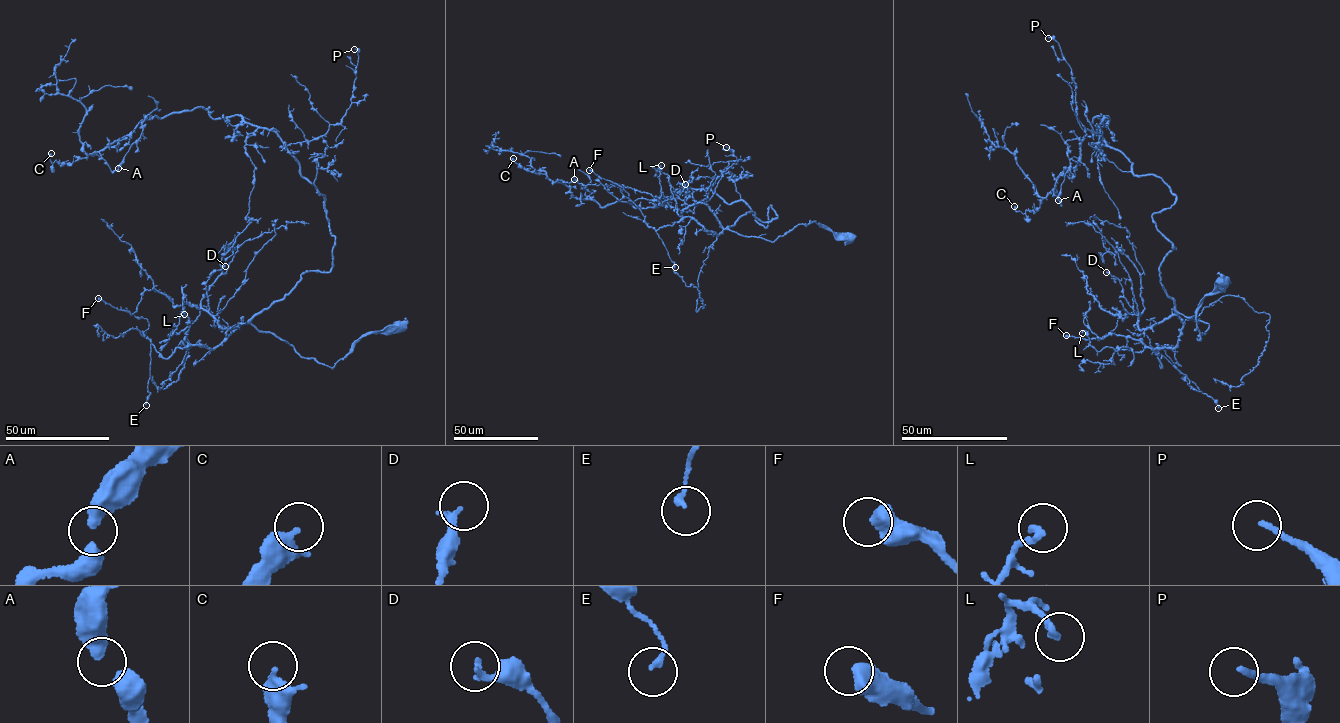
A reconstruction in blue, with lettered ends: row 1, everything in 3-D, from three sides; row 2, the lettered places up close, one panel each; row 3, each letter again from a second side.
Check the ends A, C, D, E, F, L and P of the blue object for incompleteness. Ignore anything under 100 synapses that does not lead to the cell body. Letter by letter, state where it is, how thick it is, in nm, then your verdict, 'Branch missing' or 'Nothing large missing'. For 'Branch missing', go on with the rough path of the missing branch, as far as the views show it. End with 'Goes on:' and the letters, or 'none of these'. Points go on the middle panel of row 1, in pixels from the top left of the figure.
A: Place: (574, 179). Thickness 360 nm. Nothing large missing
C: Place: (513, 158). Thickness 280 nm. Nothing large missing
D: Place: (685, 184). Thickness 220 nm. Nothing large missing
E: Place: (675, 267). Thickness 160 nm. Nothing large missing
F: Place: (589, 170). Thickness 600 nm. Nothing large missing
L: Place: (661, 165). Thickness 220 nm. Nothing large missing
P: Place: (726, 147). Thickness 170 nm. Nothing large missing
Goes on: none of these

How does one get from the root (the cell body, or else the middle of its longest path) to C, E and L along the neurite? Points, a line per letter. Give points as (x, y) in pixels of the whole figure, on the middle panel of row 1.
C: (849, 237), (739, 235), (771, 205), (766, 227), (705, 189), (600, 207), (513, 158)
E: (849, 237), (814, 221), (796, 225), (772, 242), (728, 229), (718, 234), (683, 216), (656, 231), (675, 267)
L: (849, 237), (814, 221), (772, 242), (706, 230), (664, 196), (661, 165)

